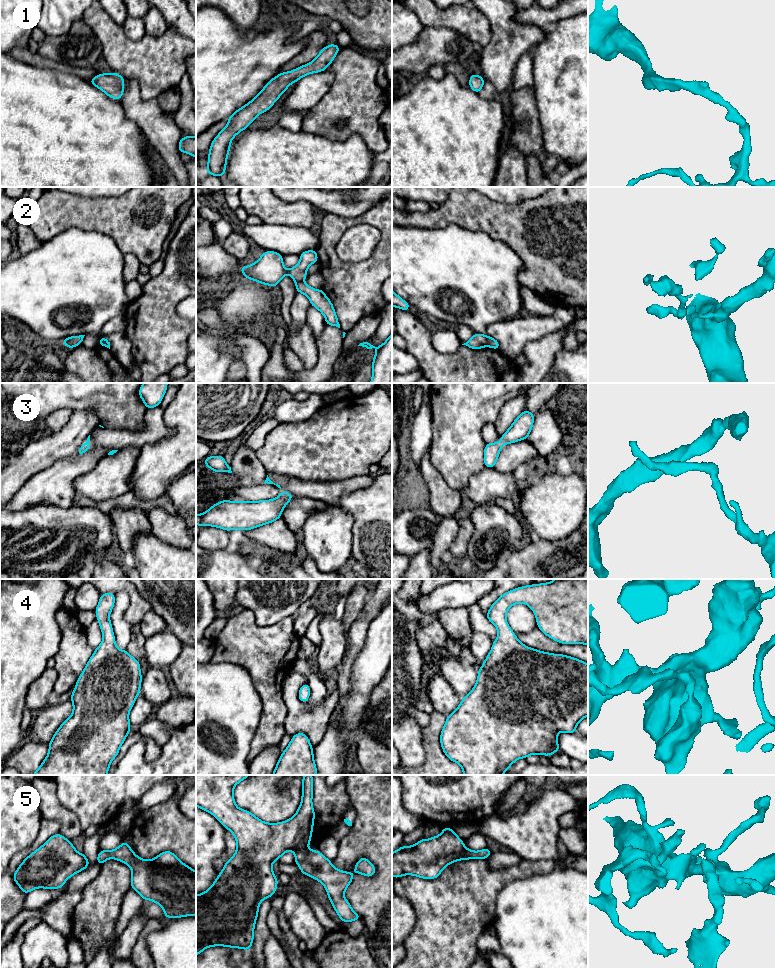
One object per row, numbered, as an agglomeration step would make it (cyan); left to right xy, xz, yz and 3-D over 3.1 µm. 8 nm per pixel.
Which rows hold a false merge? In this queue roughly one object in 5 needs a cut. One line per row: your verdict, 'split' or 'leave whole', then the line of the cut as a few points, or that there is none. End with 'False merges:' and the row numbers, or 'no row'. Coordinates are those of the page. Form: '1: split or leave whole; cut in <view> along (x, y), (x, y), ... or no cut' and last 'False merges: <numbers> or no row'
1: leave whole; no cut
2: split; cut in yz along (486, 336), (487, 345)
3: split; cut in yz along (500, 441), (502, 444)
4: leave whole; no cut
5: leave whole; no cut
False merges: 2, 3

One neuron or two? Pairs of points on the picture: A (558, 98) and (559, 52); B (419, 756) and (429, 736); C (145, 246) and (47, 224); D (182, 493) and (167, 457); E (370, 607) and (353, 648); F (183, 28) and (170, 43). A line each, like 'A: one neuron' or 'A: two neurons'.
A: one neuron
B: two neurons
C: one neuron
D: two neurons
E: one neuron
F: two neurons

